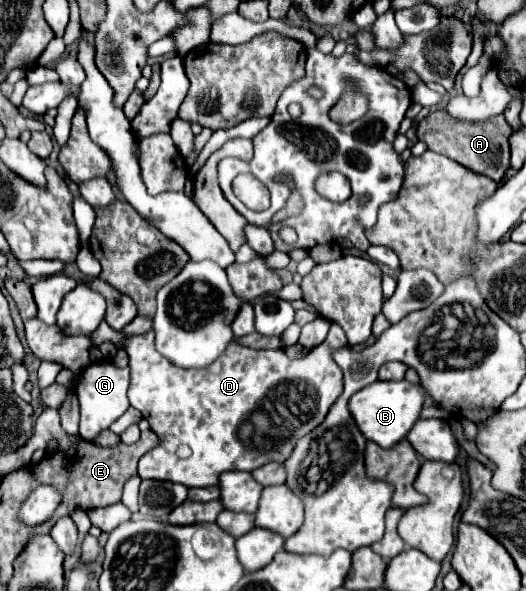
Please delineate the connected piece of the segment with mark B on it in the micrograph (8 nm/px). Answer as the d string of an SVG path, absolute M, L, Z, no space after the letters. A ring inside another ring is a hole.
M376 381L354 393L348 401L348 409L352 413L352 419L356 421L358 429L368 441L378 443L380 447L394 447L398 441L406 437L406 433L412 429L412 425L420 419L424 403L424 391L418 385L412 385L408 381Z

